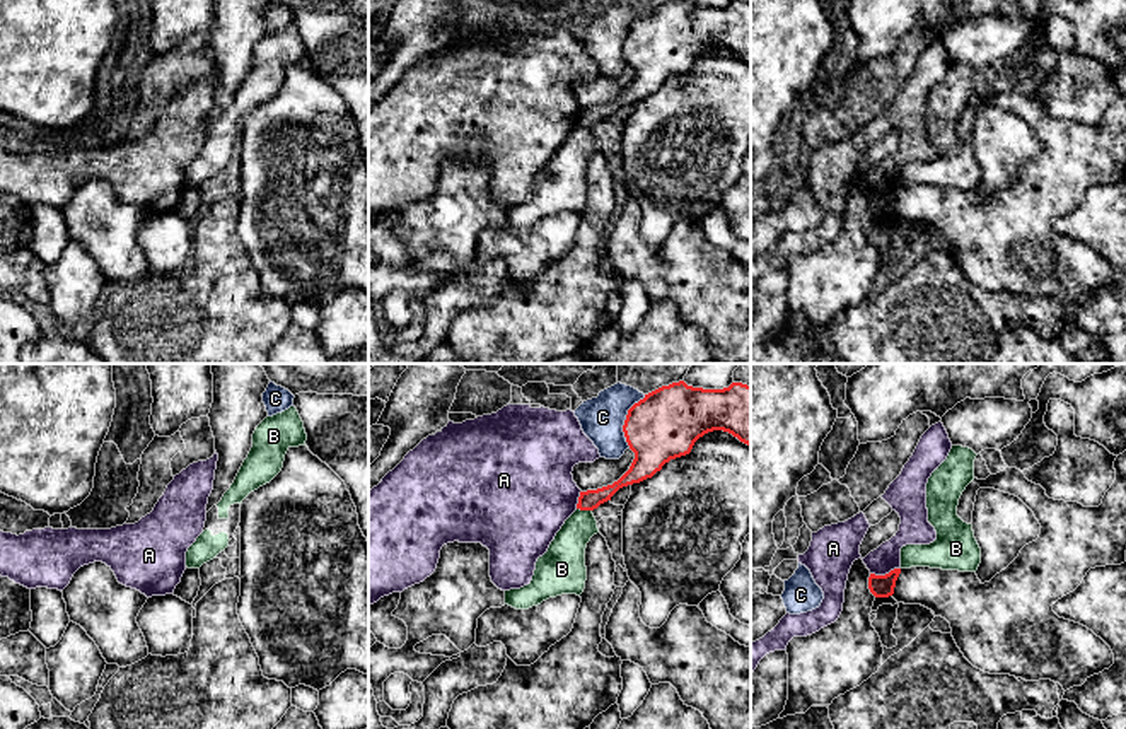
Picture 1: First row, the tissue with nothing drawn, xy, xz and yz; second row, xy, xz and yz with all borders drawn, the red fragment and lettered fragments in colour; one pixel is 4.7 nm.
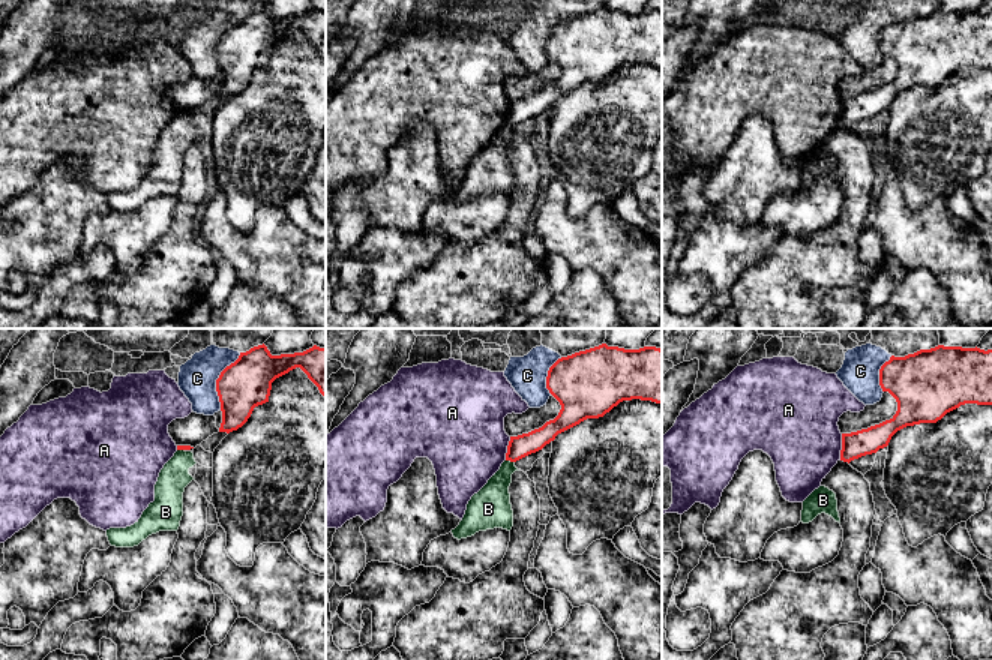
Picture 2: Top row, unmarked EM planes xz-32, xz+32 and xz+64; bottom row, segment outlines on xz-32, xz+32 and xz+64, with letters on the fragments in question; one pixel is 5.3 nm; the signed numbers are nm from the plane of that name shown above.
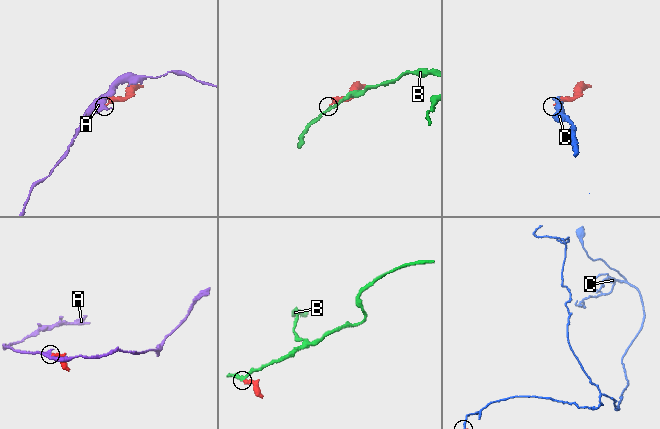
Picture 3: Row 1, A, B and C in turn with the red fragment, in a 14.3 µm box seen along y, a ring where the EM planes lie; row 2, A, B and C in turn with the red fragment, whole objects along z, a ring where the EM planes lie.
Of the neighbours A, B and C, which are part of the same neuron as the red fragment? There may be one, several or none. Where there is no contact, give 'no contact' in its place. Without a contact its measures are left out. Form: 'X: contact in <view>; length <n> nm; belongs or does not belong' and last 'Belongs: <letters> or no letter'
A: contact in yz; length 150 nm; does not belong
B: contact in xz; length 70 nm; does not belong
C: contact in xz; length 260 nm; does not belong
Belongs: no letter

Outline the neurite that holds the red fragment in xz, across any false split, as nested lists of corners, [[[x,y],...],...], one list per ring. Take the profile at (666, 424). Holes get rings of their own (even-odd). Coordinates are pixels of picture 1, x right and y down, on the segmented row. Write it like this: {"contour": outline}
{"contour": [[[679,381],[645,394],[628,410],[623,425],[635,452],[630,469],[612,485],[580,492],[577,509],[594,510],[619,488],[652,478],[713,430],[751,446],[751,386],[732,382],[723,389],[703,389]]]}

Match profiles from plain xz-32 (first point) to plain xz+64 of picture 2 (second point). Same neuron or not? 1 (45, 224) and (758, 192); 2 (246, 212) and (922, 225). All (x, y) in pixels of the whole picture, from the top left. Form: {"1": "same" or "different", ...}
{"1": "same", "2": "different"}

